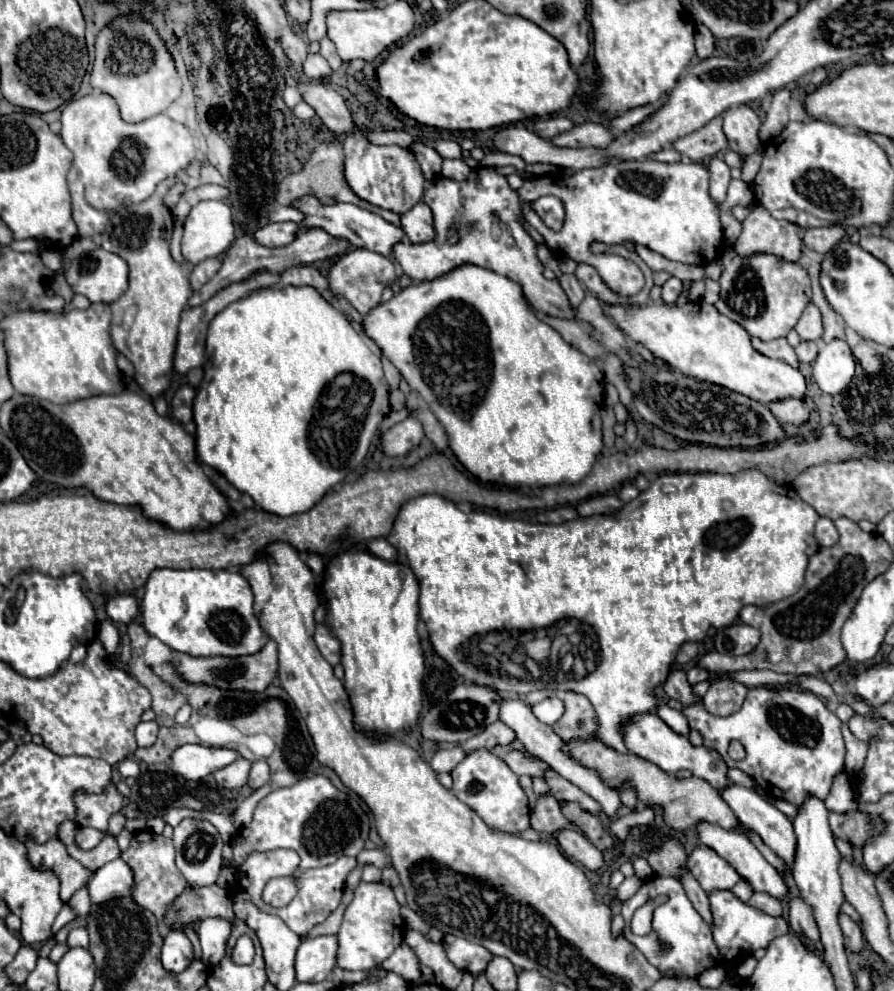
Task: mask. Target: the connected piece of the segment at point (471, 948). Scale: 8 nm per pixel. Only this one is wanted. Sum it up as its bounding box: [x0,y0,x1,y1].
[442,935,492,975]

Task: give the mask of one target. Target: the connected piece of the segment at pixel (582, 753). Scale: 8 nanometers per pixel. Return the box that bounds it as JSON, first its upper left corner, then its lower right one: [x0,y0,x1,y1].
[562,737,746,833]

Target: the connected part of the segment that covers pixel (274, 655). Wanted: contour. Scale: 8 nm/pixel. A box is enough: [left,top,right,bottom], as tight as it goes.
[170,641,278,693]

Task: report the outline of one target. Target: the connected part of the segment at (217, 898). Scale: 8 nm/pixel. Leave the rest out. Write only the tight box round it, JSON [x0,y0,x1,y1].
[166,885,234,925]

